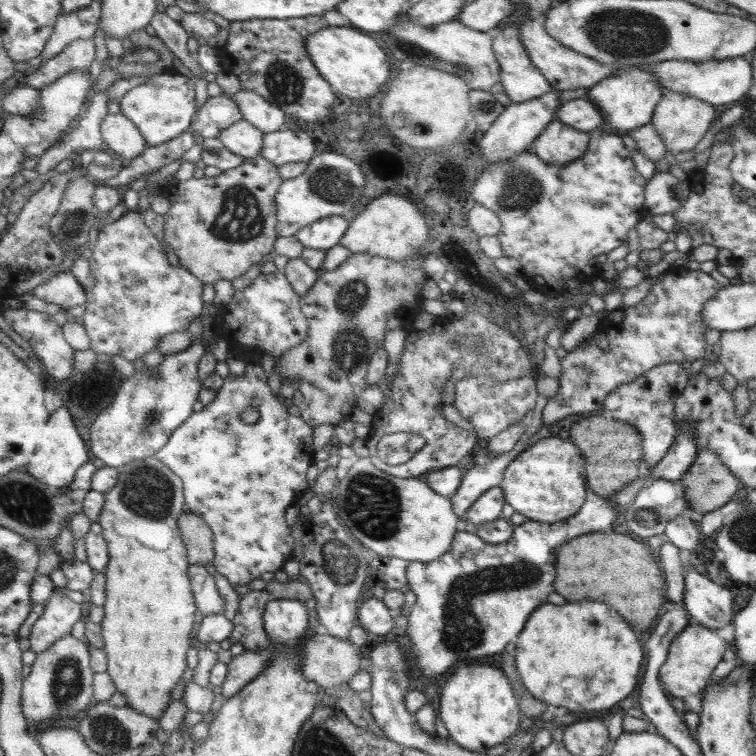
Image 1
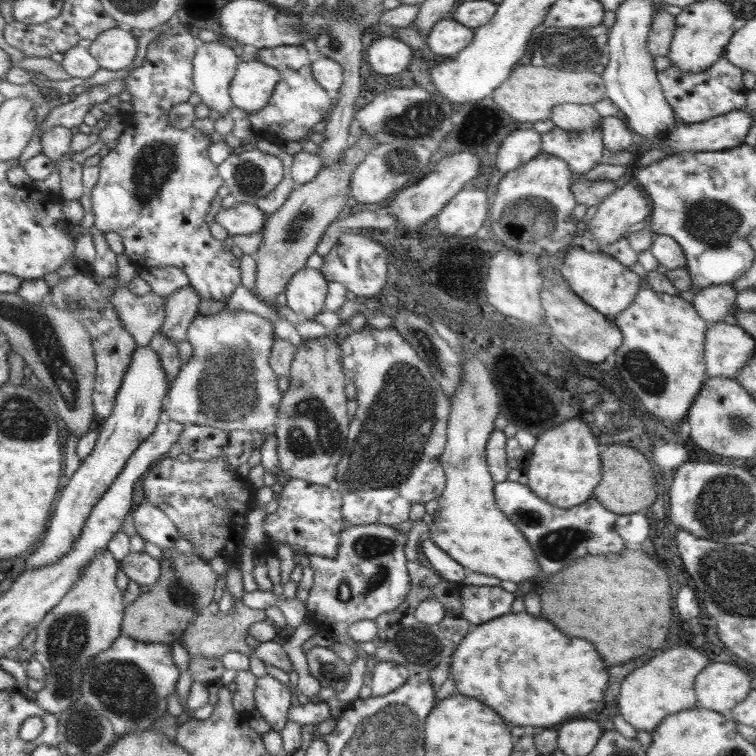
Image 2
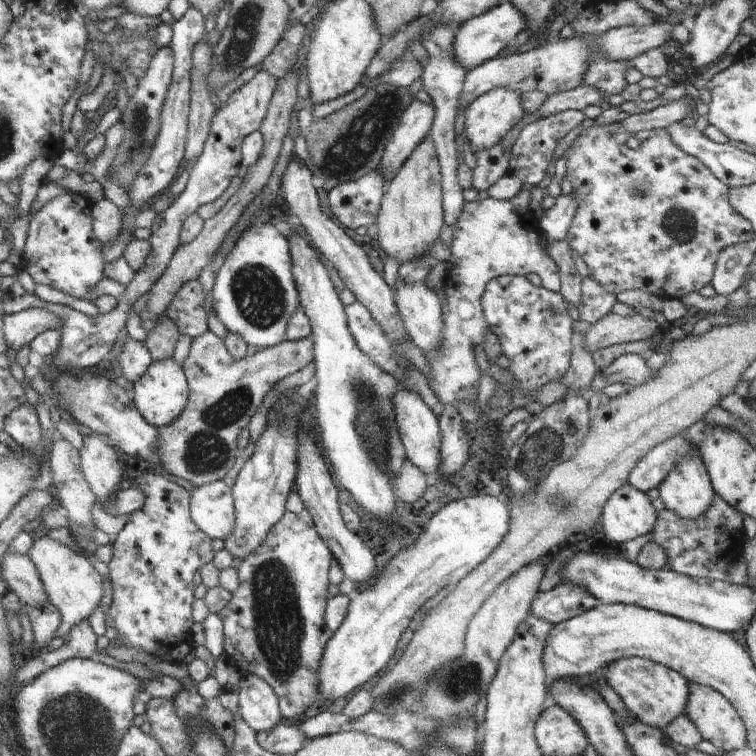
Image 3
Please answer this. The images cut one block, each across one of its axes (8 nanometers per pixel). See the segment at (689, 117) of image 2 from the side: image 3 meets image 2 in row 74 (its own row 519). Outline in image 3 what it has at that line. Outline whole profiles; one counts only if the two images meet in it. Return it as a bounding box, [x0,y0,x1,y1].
[651,495,747,580]

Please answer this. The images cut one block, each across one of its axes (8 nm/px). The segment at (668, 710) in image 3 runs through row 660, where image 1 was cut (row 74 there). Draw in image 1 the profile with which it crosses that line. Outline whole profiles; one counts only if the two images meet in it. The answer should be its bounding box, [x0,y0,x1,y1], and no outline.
[585,68,663,136]

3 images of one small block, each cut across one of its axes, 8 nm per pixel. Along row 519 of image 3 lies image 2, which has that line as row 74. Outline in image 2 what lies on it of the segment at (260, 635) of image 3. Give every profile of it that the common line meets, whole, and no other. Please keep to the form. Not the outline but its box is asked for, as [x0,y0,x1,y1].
[249,45,335,149]

